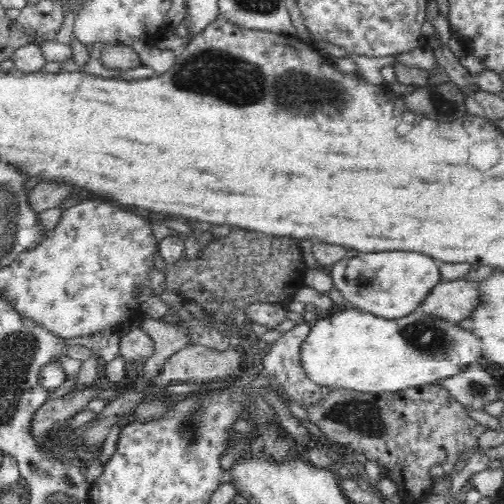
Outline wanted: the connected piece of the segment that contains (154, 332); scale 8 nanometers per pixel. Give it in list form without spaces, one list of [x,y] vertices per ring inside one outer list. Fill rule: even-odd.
[[[142,318],[139,328],[144,329],[153,340],[152,354],[142,364],[142,378],[150,380],[160,372],[166,358],[189,344],[188,337],[182,327],[176,327],[166,319]]]

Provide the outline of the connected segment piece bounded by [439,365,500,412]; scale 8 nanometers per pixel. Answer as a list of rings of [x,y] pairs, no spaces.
[[[470,365],[465,371],[439,384],[444,385],[464,406],[482,412],[488,404],[500,400],[500,394],[492,382],[494,376],[490,372],[479,365]]]

